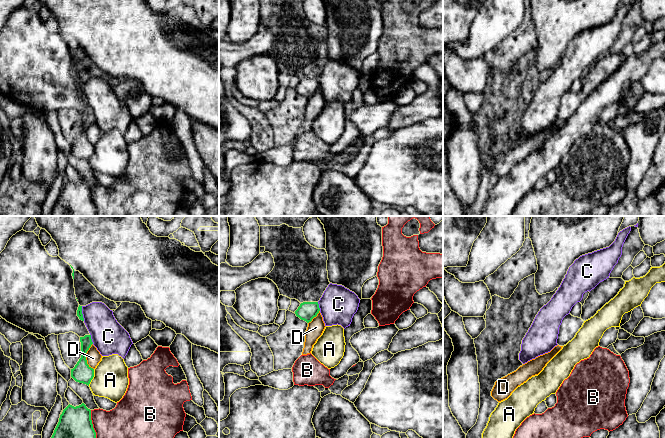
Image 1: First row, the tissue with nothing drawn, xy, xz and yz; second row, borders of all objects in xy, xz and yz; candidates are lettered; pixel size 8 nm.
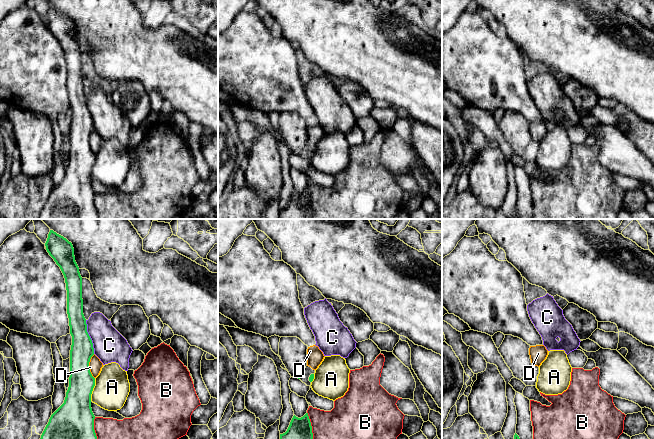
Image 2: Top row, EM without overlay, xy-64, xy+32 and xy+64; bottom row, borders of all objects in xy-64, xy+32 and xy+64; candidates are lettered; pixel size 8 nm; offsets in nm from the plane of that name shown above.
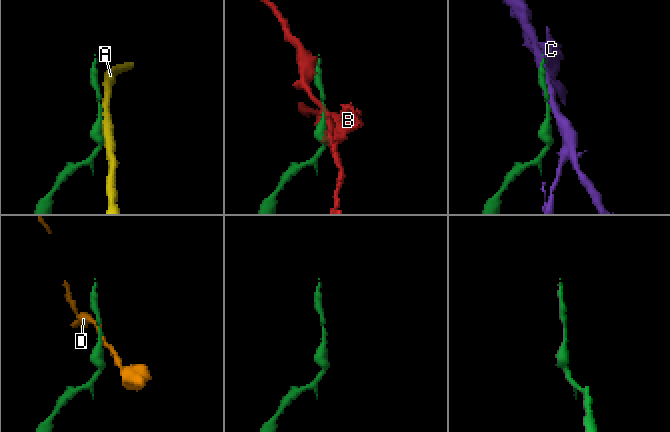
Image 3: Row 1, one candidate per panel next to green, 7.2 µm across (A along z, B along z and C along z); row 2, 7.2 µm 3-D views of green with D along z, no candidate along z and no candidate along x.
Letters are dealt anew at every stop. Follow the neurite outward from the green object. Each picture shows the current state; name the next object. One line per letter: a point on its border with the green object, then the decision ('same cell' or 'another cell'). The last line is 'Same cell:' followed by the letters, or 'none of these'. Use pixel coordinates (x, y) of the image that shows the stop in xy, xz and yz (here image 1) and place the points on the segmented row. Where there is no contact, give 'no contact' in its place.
A: meets green in xy at (92, 377); another cell
B: meets green in xy at (92, 424); another cell
C: meets green in xy at (81, 313); another cell
D: meets green in xy at (85, 356); another cell
Same cell: none of these

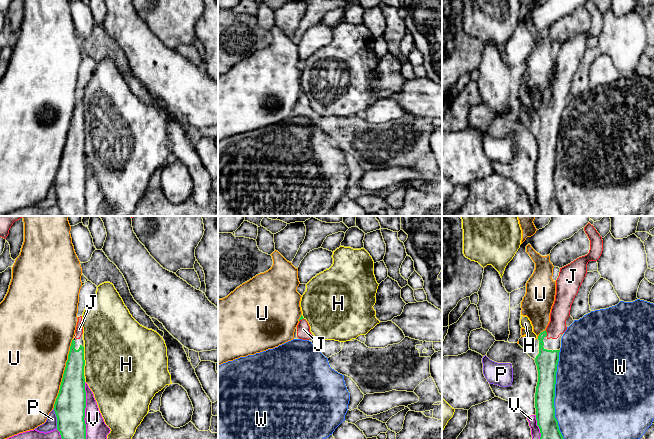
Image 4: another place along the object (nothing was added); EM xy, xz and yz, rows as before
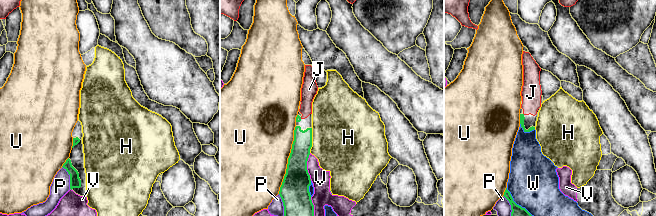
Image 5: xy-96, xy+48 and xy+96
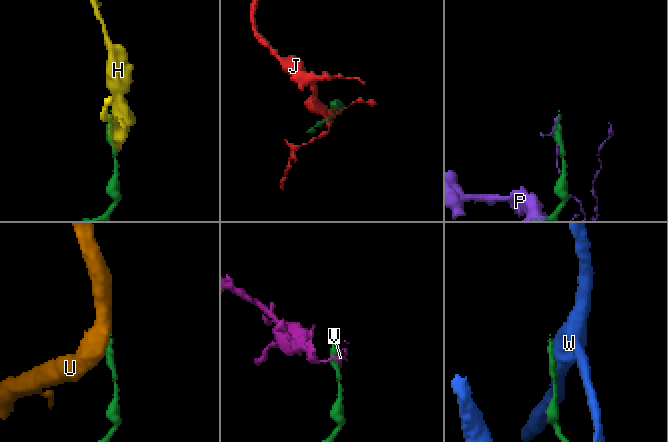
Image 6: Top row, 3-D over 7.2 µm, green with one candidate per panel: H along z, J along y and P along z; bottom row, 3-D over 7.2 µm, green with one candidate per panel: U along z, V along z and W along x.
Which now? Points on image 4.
H: meets green in xy at (84, 361); another cell
J: meets green in yz at (546, 333); same cell
P: meets green in xy at (57, 418); another cell
U: meets green in xy at (64, 373); another cell
V: meets green in xy at (84, 410); another cell
W: meets green in yz at (554, 394); another cell
Same cell: J

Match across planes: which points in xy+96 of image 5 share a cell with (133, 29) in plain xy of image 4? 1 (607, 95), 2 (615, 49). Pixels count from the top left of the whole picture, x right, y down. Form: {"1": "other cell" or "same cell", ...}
{"1": "other cell", "2": "other cell"}

